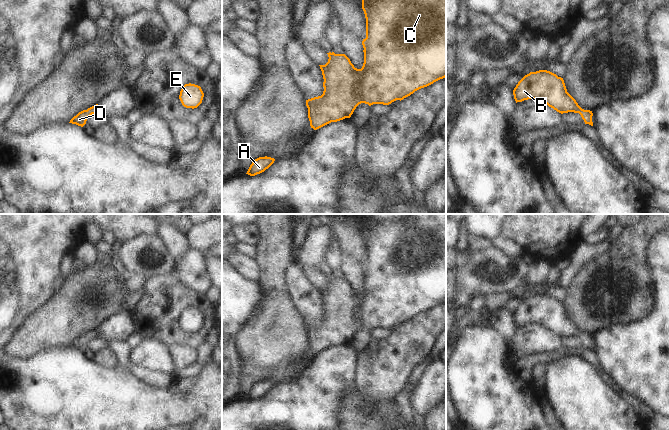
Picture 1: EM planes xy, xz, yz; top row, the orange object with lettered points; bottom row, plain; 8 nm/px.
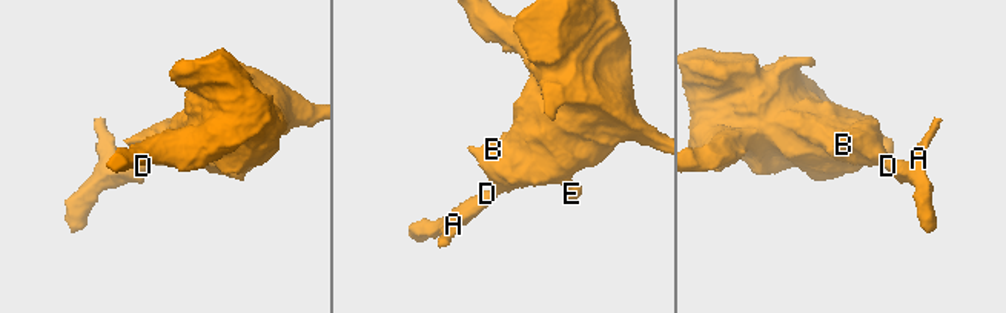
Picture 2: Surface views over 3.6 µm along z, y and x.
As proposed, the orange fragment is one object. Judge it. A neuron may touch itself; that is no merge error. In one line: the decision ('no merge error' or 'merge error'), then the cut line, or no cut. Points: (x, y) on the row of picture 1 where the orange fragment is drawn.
no merge error; cut none

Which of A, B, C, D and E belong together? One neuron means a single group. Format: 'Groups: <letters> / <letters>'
Groups: A B C D E

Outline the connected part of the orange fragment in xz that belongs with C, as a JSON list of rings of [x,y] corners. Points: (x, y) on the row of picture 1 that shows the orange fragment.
[[[362,0],[362,9],[366,18],[363,66],[355,68],[345,54],[327,53],[328,62],[319,65],[324,79],[323,94],[306,100],[310,126],[314,130],[350,118],[361,103],[389,105],[446,77],[446,0]]]

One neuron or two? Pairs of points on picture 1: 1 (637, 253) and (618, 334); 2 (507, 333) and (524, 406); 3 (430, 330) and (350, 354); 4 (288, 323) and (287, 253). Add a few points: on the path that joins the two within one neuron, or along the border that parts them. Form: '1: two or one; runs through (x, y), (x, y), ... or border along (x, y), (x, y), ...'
1: two; border along (642, 317), (623, 325), (607, 326), (597, 332)
2: two; border along (493, 328), (507, 342)
3: two; border along (358, 352), (355, 375)
4: one; runs through (277, 306), (277, 270)

